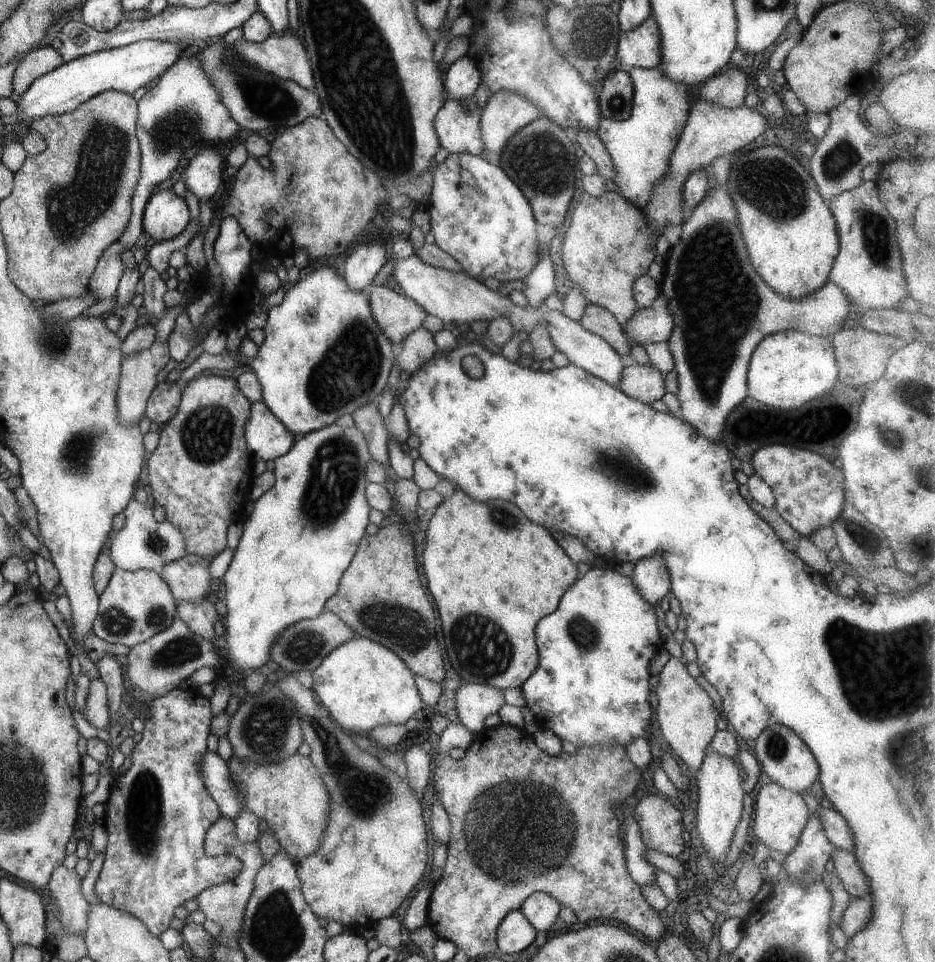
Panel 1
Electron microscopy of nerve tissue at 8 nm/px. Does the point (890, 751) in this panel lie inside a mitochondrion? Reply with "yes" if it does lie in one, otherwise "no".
yes

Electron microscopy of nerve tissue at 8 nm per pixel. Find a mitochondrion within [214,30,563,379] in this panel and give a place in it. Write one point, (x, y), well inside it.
(265, 96)

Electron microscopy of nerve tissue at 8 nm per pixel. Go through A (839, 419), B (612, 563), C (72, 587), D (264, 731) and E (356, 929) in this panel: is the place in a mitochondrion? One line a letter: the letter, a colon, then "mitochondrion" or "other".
A: other
B: other
C: other
D: mitochondrion
E: other

